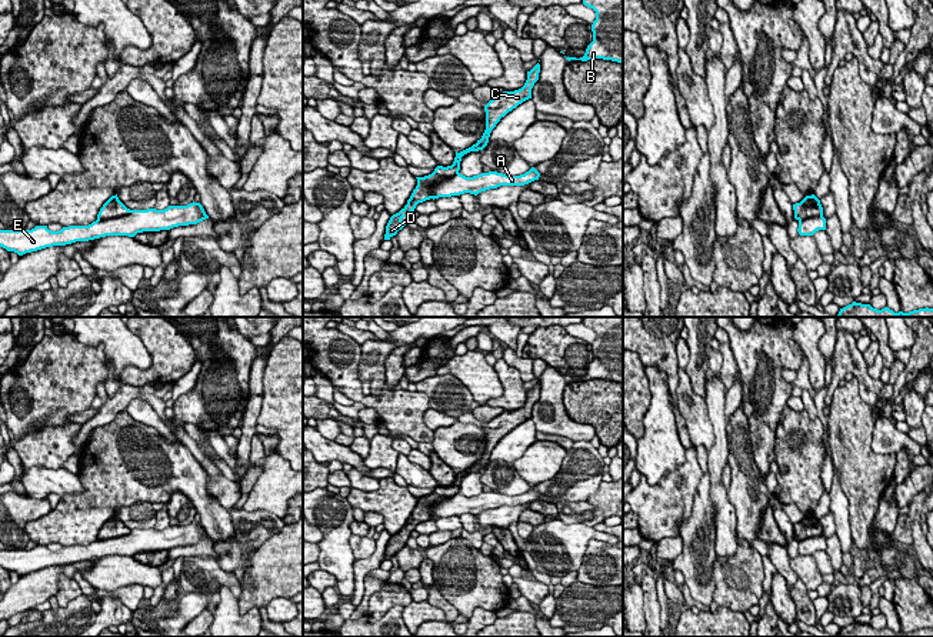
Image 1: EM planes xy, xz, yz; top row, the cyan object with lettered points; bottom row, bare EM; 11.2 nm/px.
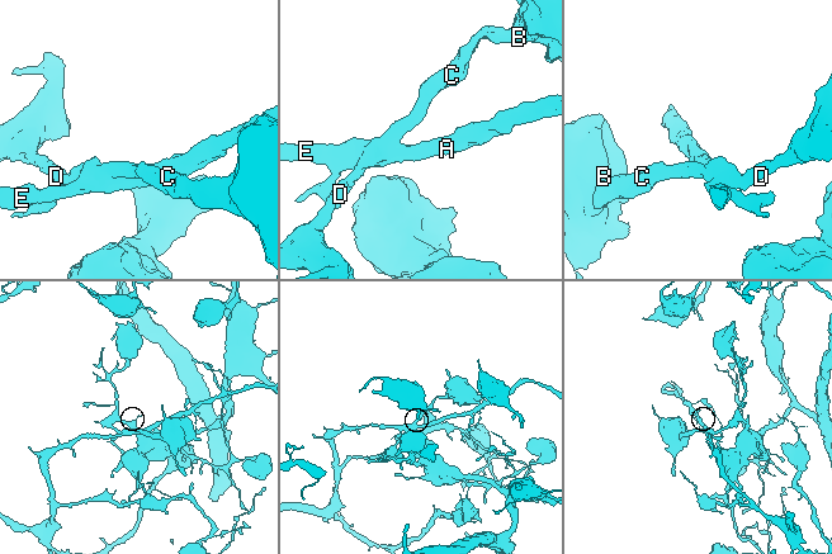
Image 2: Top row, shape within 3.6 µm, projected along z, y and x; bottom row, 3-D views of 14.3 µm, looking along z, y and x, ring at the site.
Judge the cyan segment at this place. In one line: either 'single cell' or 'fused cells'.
fused cells

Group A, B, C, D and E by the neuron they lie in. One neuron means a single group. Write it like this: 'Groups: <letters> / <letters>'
Groups: A E / B C D

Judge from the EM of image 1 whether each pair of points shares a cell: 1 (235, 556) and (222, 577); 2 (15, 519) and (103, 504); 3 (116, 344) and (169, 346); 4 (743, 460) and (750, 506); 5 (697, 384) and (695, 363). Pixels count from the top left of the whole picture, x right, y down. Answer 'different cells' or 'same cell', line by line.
1: different cells
2: different cells
3: different cells
4: same cell
5: same cell

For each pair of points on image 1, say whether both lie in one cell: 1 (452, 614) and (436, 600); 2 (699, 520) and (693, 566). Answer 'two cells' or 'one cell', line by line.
1: one cell
2: one cell

